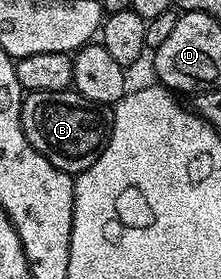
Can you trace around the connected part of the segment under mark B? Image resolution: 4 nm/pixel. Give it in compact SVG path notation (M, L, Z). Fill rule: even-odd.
M74 90L27 93L20 101L20 121L30 146L58 170L73 174L84 172L100 157L110 131L105 109L91 104Z

